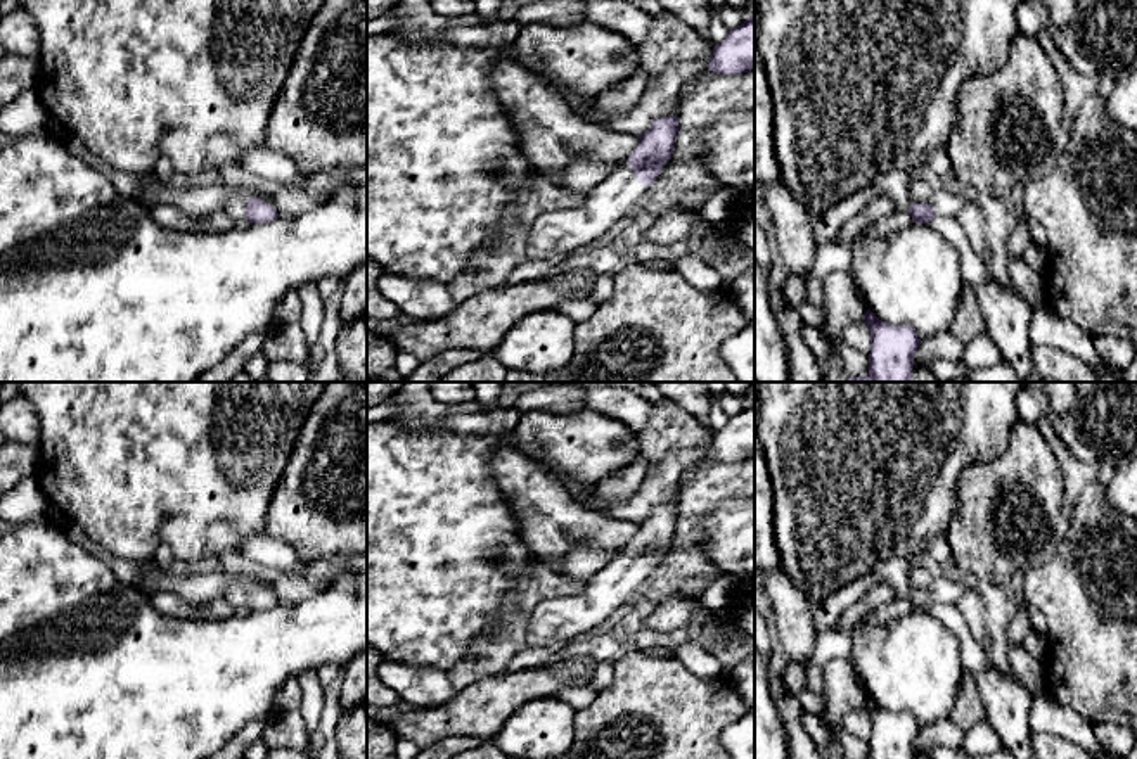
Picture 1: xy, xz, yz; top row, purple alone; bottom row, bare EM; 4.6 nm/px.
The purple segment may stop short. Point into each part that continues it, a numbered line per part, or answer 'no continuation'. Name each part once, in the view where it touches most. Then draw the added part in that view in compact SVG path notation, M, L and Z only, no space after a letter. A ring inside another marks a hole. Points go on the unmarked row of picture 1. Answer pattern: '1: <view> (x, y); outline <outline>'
1: xz (559, 619); outline M623 548L578 595L549 598L533 609L528 619L528 647L556 647L588 635L620 609L647 576L635 564L632 552Z

